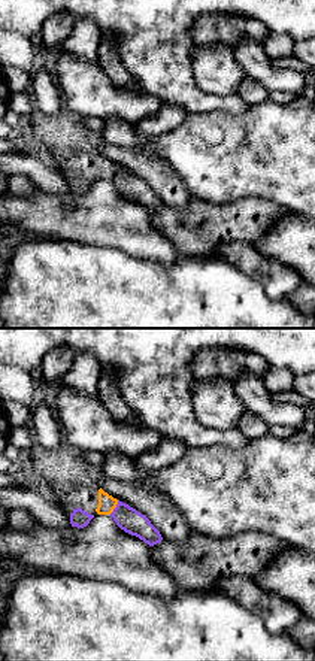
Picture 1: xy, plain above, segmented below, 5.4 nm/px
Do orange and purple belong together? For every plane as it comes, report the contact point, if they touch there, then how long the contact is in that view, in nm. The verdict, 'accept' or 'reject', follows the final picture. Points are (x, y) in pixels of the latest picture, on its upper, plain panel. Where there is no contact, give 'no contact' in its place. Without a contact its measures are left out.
(115, 172) | 90 nm

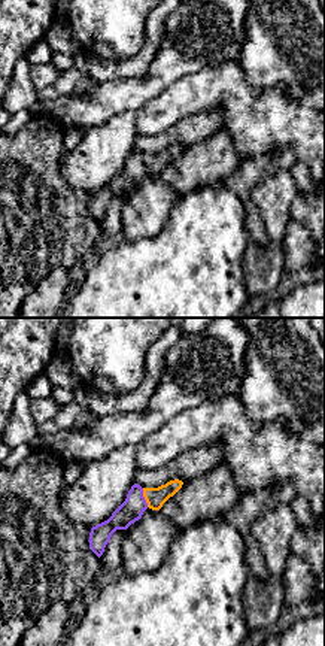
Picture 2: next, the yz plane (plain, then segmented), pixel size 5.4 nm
(143, 161) | 110 nm

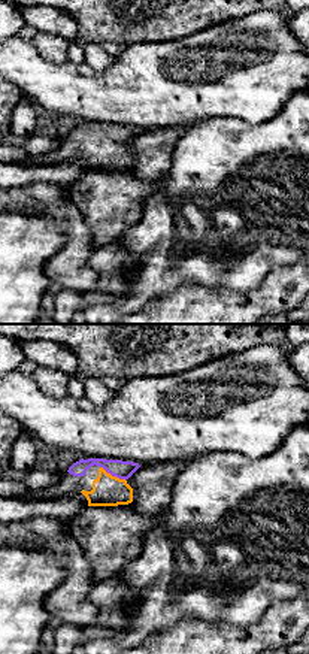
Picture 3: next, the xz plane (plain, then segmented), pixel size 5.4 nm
(114, 142) | 170 nm

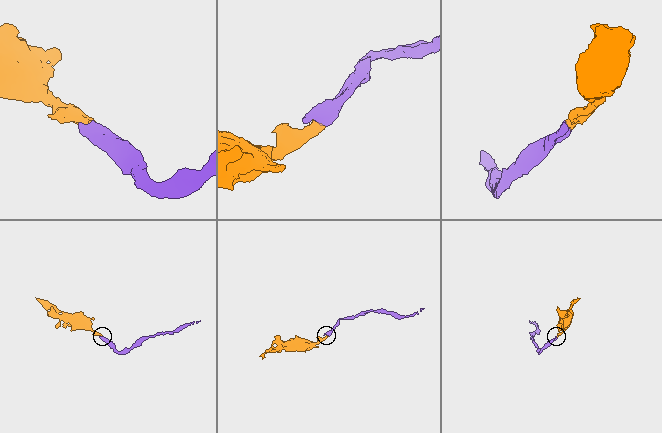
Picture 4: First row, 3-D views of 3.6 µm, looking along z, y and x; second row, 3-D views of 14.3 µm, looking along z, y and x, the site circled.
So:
accept

